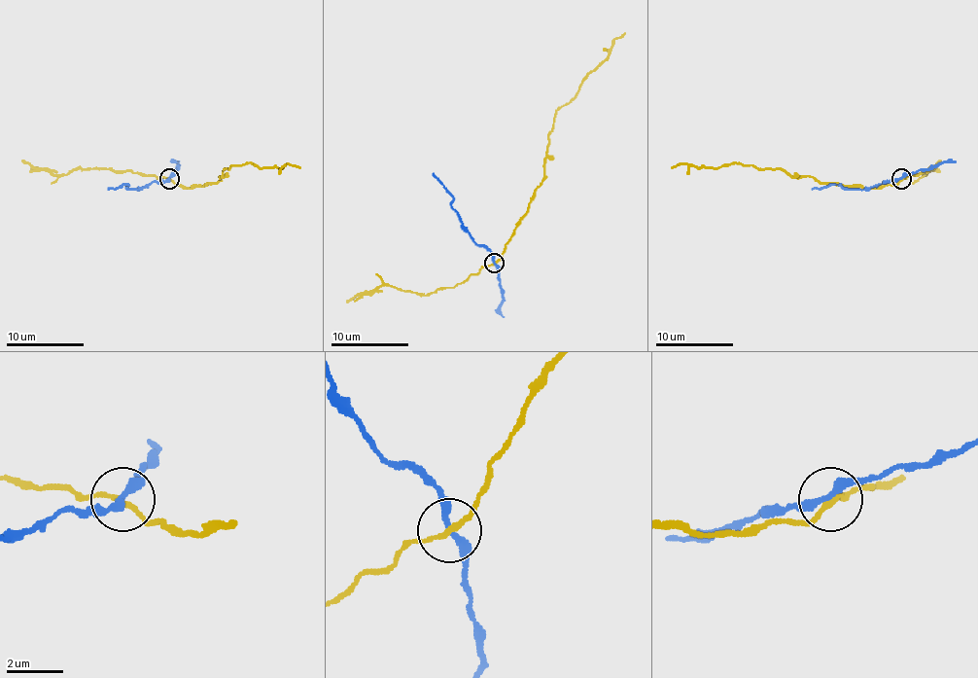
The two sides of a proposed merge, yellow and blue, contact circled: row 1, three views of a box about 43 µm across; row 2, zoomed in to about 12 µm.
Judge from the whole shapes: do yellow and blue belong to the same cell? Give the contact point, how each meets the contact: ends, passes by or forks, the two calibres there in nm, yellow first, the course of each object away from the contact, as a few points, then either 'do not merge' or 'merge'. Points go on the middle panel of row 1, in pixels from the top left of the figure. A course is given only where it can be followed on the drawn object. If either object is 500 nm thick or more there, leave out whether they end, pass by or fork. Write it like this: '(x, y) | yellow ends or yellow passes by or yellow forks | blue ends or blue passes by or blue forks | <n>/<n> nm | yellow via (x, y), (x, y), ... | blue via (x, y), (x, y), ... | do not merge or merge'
(494, 263) | yellow passes by | blue passes by | 170/240 nm | yellow via (494, 264), (502, 256), (541, 184), (556, 111), (576, 95), (583, 80), (624, 33) | blue via (494, 264), (494, 256), (477, 244), (462, 225), (450, 205), (452, 196), (433, 173) | merge

